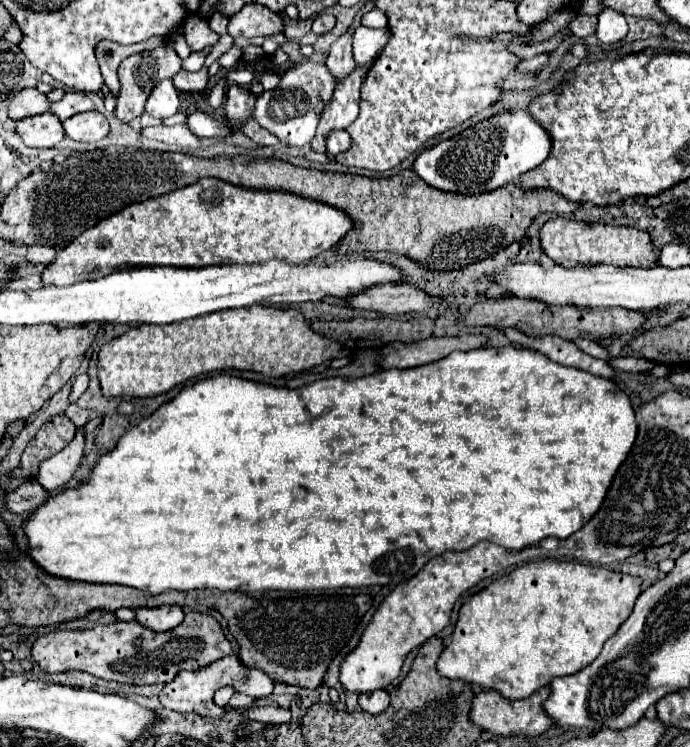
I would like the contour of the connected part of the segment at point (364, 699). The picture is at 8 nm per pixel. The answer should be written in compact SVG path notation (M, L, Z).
M374 690L374 692L362 692L358 696L358 702L362 706L362 710L370 712L370 714L380 714L382 710L388 708L390 704L390 694L386 690Z

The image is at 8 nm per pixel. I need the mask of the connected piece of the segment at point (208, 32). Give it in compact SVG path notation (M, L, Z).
M192 14L184 22L182 36L186 38L186 44L190 46L190 50L202 50L206 46L214 46L220 40L220 34L216 34L208 26L208 18L204 14Z

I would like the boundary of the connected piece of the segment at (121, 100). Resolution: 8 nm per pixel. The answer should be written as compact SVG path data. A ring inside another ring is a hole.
M160 46L160 48L154 48L154 50L138 52L138 54L124 58L124 62L120 64L122 90L120 90L120 96L118 96L118 102L116 102L116 110L114 110L116 118L124 124L130 124L134 118L138 118L144 112L144 104L146 104L152 88L160 80L166 80L166 78L172 80L180 70L182 70L182 60L172 46Z

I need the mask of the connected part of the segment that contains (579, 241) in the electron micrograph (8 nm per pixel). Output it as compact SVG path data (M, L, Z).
M552 218L540 230L540 240L546 256L550 256L558 266L634 266L634 268L654 268L658 264L658 254L648 232L628 226L606 226L606 224L584 224L566 218Z

